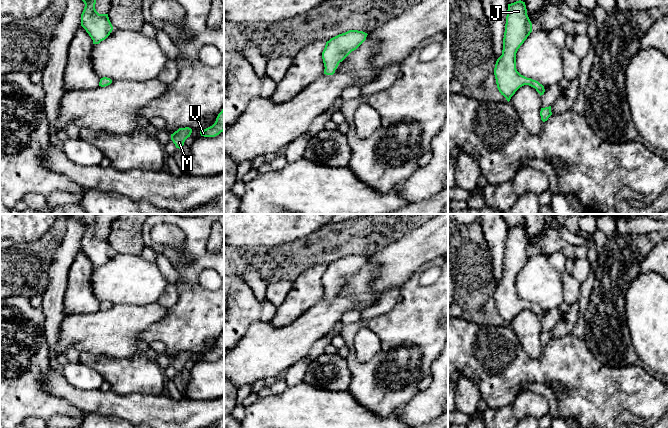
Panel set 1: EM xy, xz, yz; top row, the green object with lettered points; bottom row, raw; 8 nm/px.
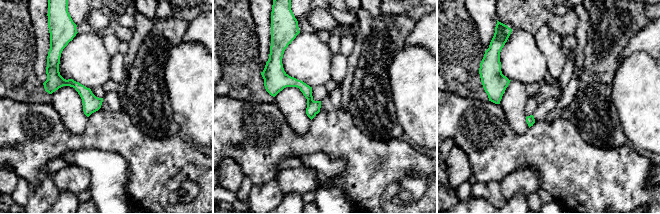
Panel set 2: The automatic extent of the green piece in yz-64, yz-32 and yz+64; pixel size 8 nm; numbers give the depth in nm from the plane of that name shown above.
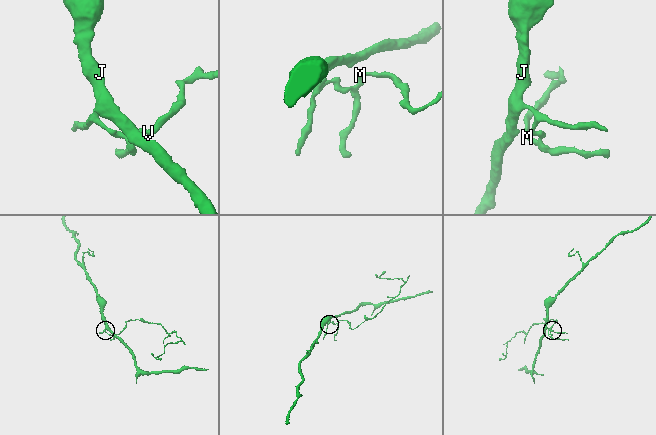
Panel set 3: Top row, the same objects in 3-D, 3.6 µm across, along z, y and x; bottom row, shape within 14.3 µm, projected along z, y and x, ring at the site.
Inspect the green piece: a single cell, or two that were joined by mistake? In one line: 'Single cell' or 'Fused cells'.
Single cell

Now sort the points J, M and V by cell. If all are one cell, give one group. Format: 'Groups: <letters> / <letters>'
Groups: J M V

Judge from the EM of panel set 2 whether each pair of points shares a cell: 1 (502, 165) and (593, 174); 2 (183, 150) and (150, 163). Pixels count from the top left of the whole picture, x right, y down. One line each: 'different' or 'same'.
1: same
2: same

